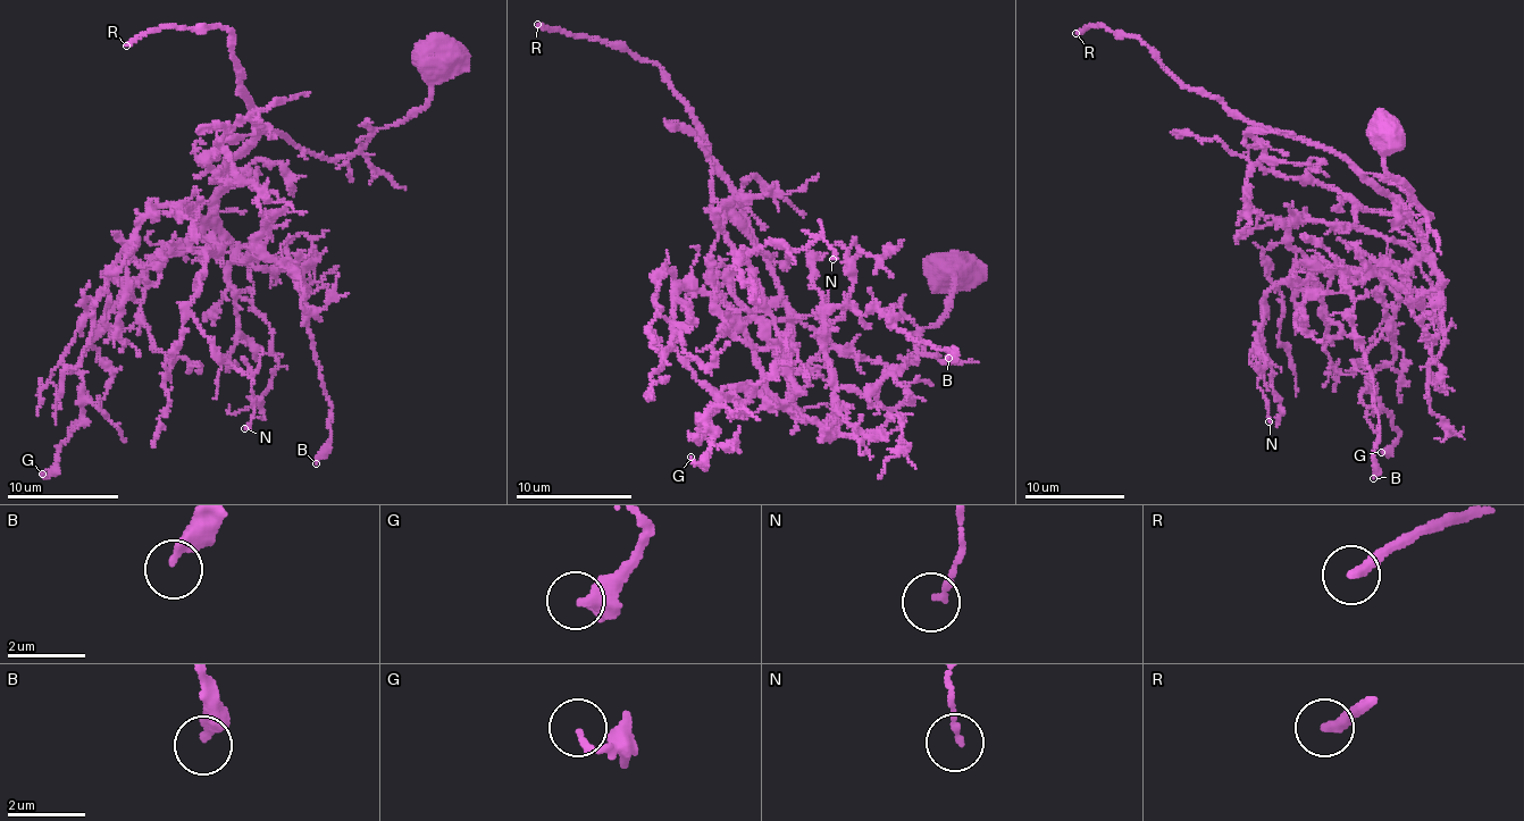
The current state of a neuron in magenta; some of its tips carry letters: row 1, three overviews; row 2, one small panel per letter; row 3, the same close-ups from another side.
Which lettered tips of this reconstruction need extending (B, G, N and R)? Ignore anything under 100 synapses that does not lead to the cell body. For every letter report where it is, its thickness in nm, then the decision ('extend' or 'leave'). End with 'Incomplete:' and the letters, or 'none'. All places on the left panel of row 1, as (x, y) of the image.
B: (316, 463) | 300 nm | leave
G: (42, 474) | 160 nm | leave
N: (244, 428) | 140 nm | leave
R: (126, 45) | 280 nm | extend
Incomplete: R

